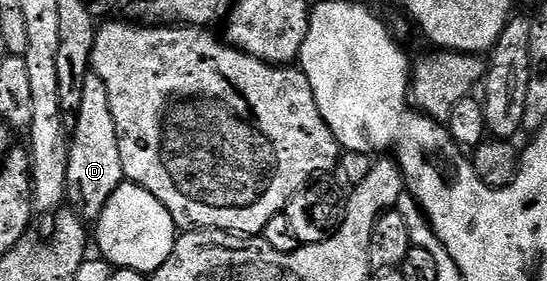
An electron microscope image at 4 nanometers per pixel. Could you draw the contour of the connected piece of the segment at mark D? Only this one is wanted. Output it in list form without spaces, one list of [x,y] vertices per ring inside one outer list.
[[[94,73],[85,77],[85,90],[81,92],[81,105],[77,112],[73,134],[69,139],[71,156],[67,170],[67,189],[74,210],[84,220],[98,220],[109,197],[125,182],[121,169],[121,149],[117,125],[113,125],[113,113],[109,109],[109,93],[105,81]]]

